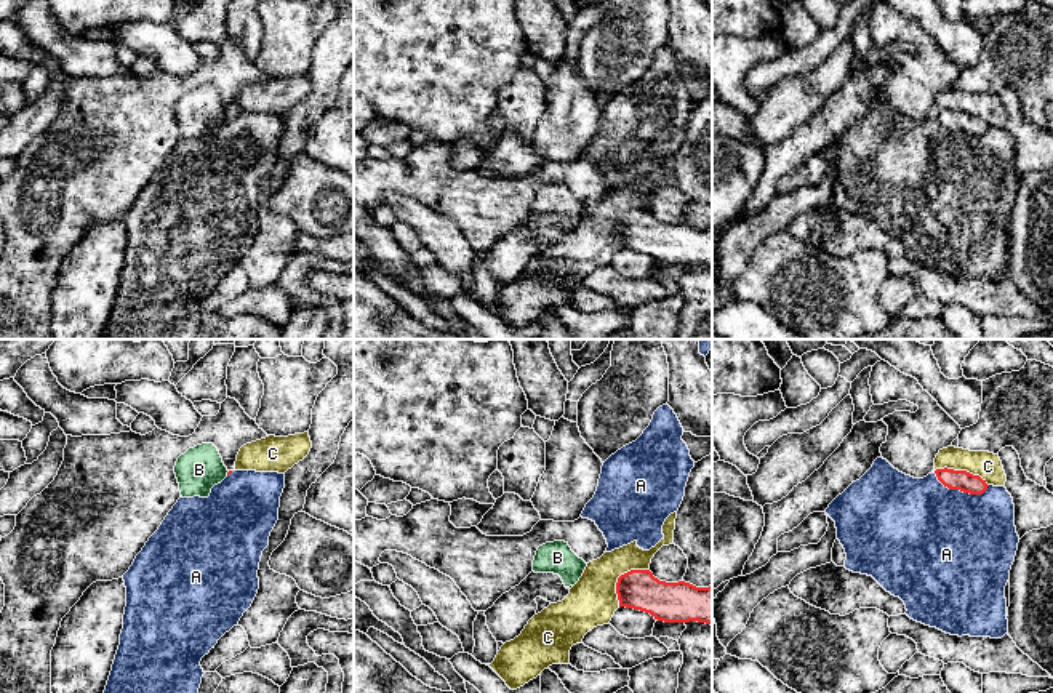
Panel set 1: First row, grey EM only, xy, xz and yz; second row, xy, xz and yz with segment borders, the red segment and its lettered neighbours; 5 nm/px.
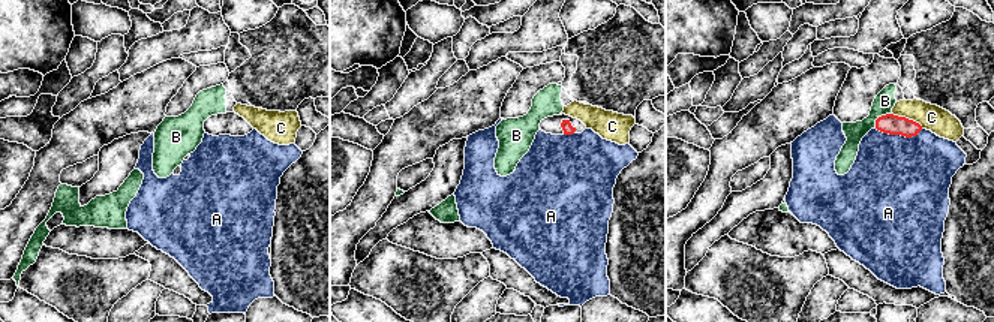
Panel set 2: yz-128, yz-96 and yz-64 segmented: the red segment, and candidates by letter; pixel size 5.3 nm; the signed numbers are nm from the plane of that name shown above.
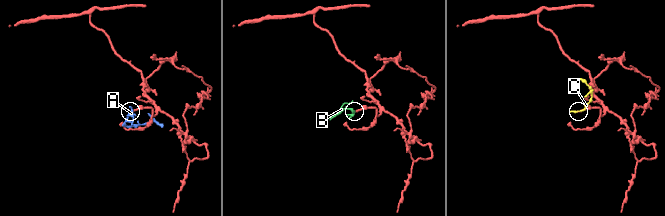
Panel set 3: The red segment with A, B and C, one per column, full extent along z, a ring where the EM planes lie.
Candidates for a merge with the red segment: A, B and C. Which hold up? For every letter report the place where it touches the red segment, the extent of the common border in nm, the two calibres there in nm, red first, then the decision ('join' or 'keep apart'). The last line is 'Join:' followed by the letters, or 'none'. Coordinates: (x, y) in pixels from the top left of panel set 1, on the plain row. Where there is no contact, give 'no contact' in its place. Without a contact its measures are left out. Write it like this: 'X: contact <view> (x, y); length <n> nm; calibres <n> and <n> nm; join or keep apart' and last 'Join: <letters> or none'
A: contact yz (960, 132); length 300 nm; calibres 100 and 500 nm; keep apart
B: contact xy (228, 114); length 30 nm; calibres 20 and 220 nm; keep apart
C: contact xz (620, 218); length 240 nm; calibres 200 and 240 nm; keep apart
Join: none

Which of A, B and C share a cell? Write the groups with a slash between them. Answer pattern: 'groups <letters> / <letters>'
groups A / B / C

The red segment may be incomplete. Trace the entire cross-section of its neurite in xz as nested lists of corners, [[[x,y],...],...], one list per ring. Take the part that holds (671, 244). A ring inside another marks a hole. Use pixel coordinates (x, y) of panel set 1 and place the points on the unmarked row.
[[[631,211],[618,219],[619,248],[650,254],[664,264],[706,264],[712,267],[712,227],[666,224],[650,211]]]

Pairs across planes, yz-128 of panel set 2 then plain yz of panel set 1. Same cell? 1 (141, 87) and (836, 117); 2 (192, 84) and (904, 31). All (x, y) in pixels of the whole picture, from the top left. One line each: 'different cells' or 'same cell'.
1: same cell
2: same cell

